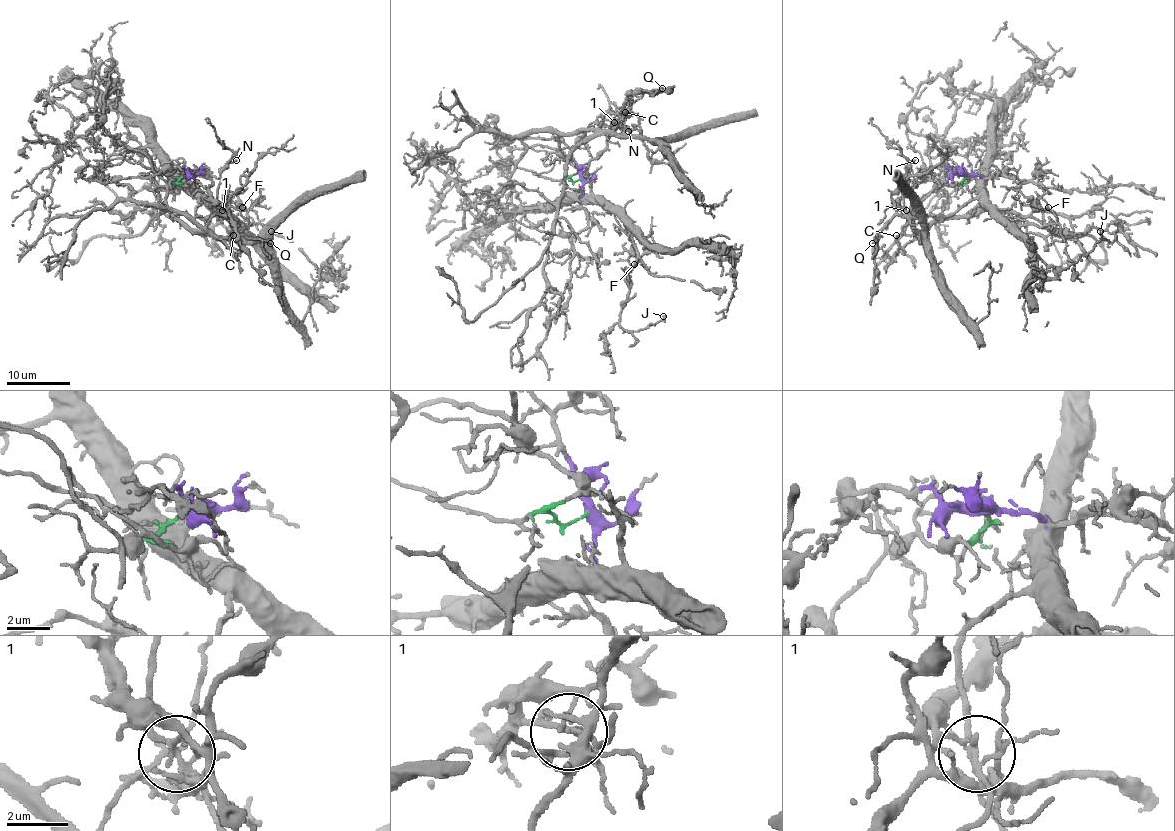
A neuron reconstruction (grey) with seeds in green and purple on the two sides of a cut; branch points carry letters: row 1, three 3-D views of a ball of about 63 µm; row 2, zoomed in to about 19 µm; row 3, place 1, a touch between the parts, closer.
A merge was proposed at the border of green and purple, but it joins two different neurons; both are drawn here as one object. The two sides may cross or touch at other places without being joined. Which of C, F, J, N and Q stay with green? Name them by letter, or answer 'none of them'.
C, N

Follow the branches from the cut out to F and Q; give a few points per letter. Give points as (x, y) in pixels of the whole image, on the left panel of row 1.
F: (189, 175), (187, 180), (192, 188), (201, 193), (227, 218), (244, 226), (248, 225), (248, 212), (241, 207)
Q: (189, 175), (190, 188), (198, 196), (195, 213), (198, 217), (229, 215), (232, 226), (240, 234), (270, 242)

